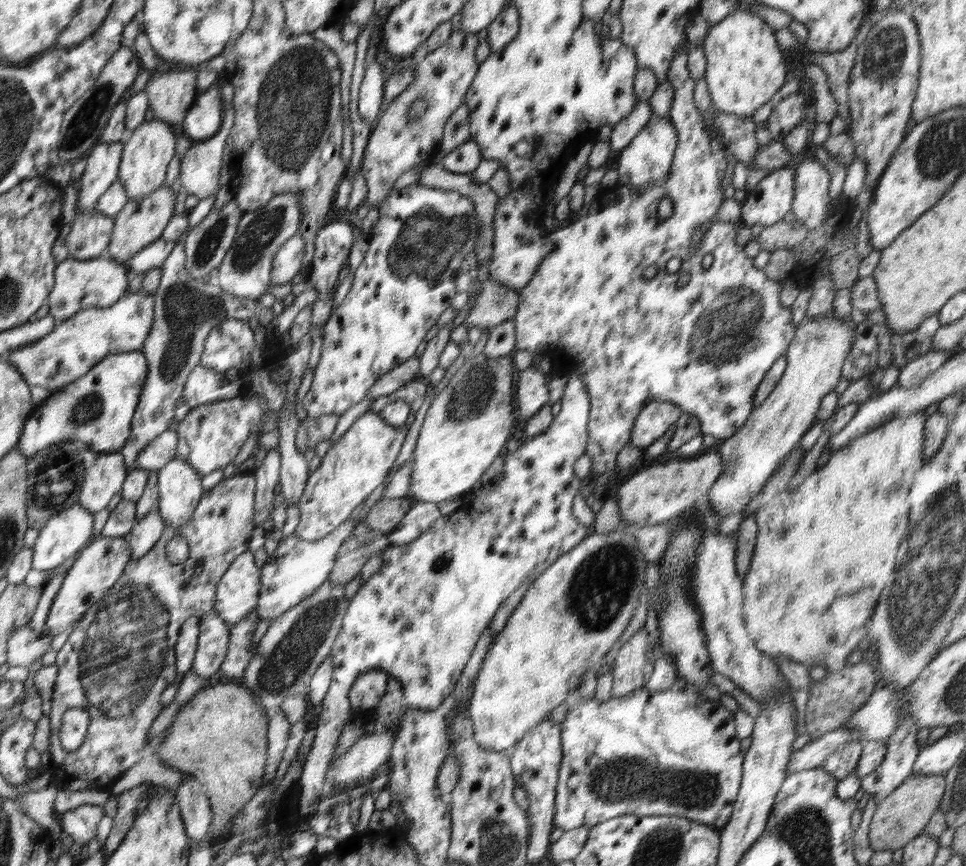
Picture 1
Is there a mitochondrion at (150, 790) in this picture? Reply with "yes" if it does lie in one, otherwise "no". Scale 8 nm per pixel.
no

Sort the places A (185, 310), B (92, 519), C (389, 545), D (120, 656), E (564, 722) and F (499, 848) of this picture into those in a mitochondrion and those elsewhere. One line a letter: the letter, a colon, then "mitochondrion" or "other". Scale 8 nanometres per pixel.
A: mitochondrion
B: other
C: other
D: mitochondrion
E: other
F: mitochondrion

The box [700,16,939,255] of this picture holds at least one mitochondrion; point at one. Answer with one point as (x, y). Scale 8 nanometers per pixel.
(883, 58)

